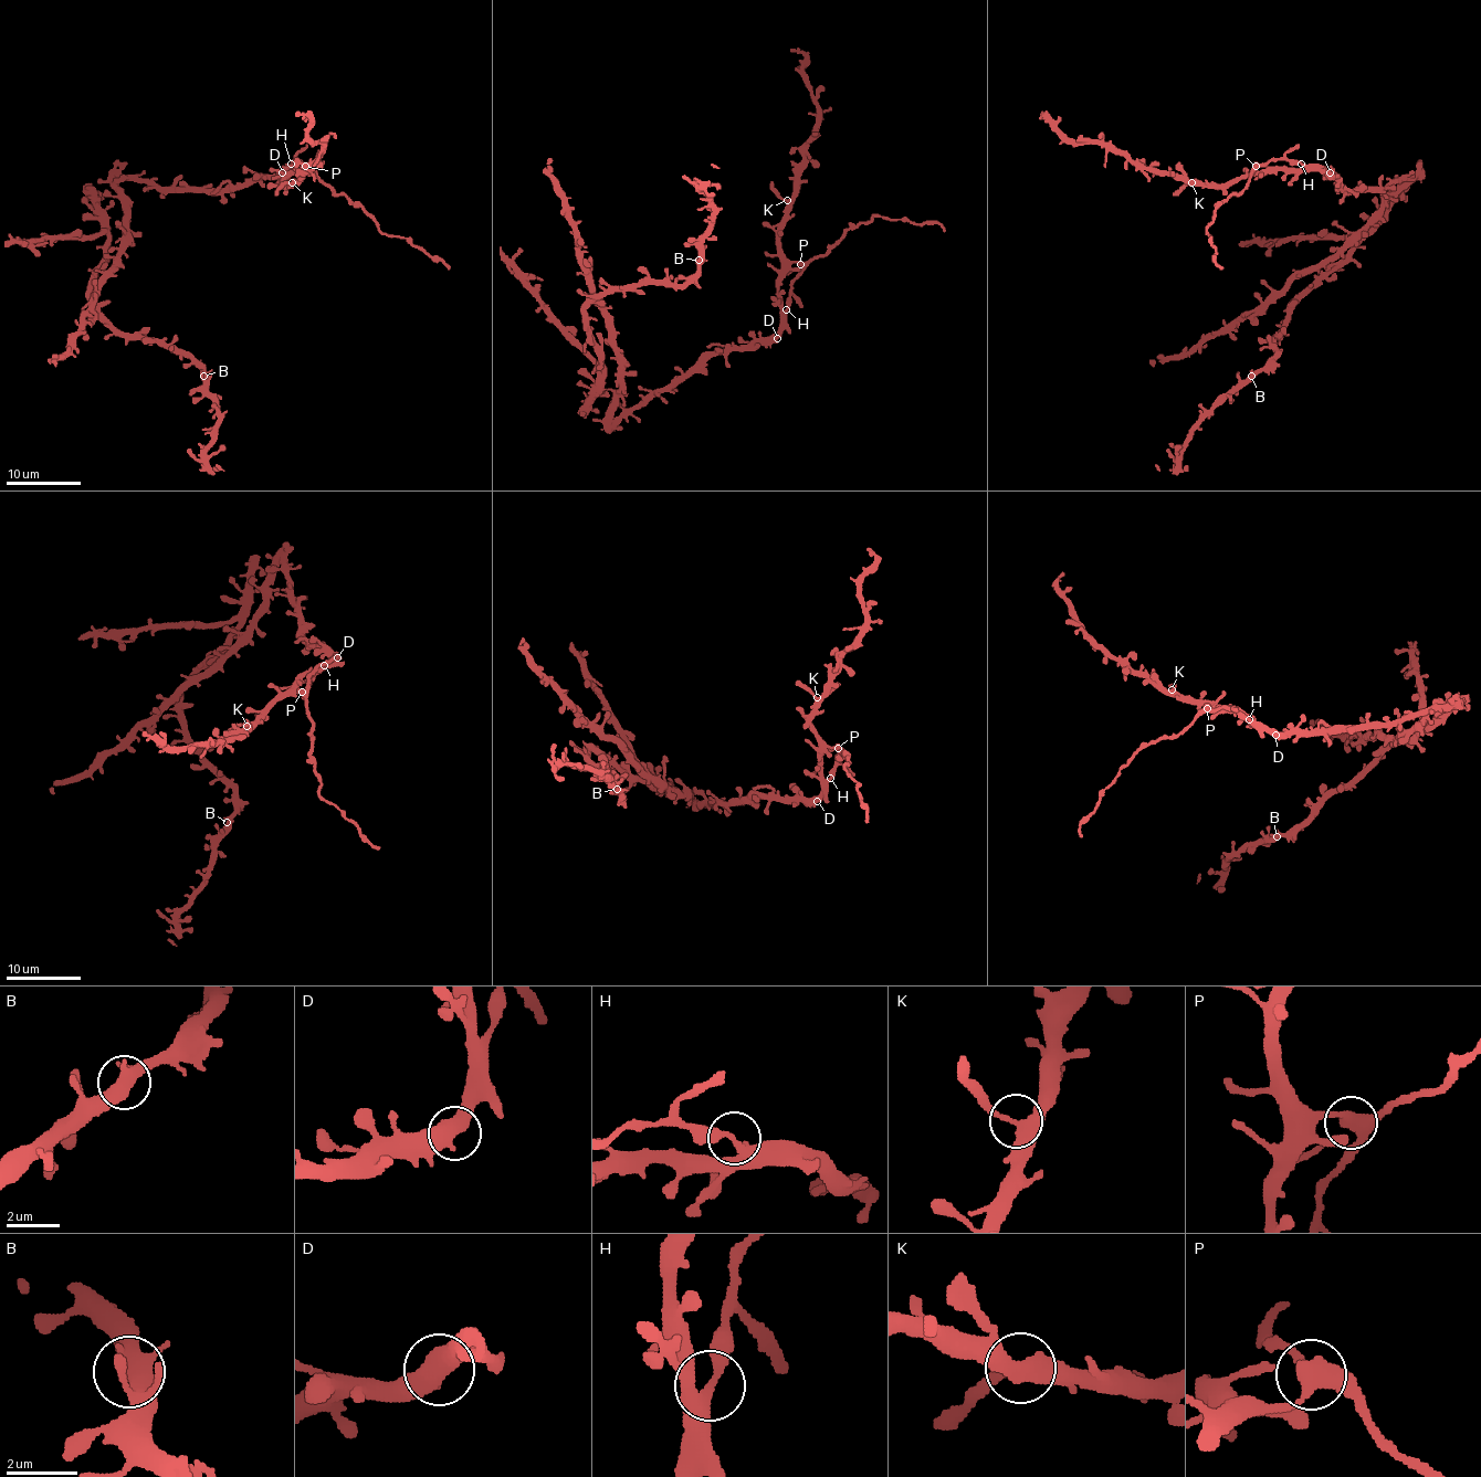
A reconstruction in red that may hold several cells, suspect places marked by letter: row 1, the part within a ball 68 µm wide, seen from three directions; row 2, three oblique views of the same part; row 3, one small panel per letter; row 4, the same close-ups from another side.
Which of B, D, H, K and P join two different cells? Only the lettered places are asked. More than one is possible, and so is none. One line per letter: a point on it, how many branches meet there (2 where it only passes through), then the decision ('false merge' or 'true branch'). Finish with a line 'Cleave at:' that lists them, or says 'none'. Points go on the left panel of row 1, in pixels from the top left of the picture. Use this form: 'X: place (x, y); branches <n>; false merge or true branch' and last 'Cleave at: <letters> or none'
B: place (203, 376); branches 3; true branch
D: place (282, 172); branches 2; true branch
H: place (291, 164); branches 2; false merge
K: place (292, 182); branches 3; true branch
P: place (305, 166); branches 3; false merge
Cleave at: H, P

